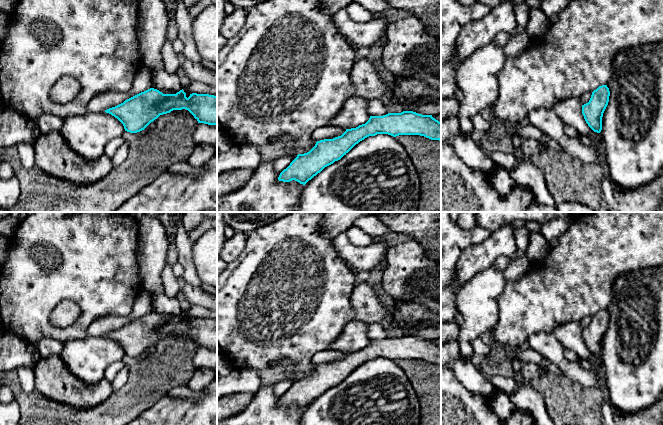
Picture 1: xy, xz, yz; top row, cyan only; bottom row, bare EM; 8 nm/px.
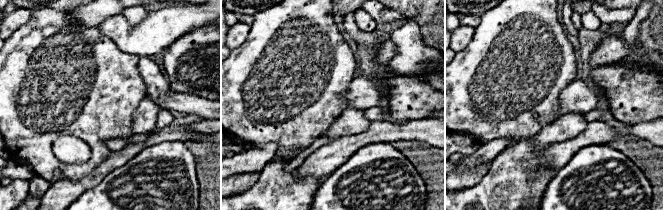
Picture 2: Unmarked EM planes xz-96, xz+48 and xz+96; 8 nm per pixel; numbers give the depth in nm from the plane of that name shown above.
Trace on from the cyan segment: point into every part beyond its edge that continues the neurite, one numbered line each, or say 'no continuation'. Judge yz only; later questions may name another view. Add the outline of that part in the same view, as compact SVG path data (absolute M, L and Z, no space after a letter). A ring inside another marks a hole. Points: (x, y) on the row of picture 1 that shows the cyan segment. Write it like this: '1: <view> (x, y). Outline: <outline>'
no continuation

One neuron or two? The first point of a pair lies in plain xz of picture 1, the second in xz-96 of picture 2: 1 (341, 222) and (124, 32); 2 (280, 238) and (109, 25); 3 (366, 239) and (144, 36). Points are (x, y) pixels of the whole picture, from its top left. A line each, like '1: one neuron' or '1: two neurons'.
1: two neurons
2: two neurons
3: two neurons

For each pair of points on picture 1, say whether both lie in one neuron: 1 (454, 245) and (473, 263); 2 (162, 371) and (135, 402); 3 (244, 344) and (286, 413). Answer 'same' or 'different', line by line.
1: different
2: same
3: different

